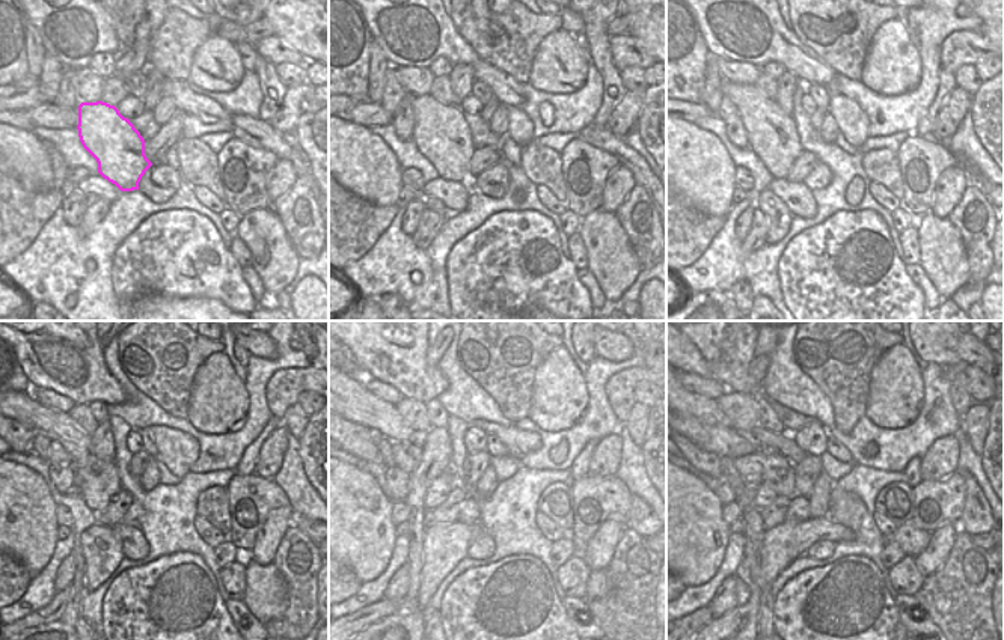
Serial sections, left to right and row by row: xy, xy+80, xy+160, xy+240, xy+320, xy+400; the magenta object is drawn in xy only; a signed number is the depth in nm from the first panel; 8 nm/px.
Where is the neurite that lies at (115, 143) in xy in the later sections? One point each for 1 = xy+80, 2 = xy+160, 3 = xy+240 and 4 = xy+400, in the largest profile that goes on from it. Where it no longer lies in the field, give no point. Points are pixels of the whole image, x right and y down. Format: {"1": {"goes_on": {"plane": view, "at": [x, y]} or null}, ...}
{"1": {"goes_on": {"plane": "xy+80", "at": [442, 136]}}, "2": {"goes_on": {"plane": "xy+160", "at": [772, 136]}}, "3": {"goes_on": {"plane": "xy+240", "at": [56, 425]}}, "4": {"goes_on": {"plane": "xy+400", "at": [706, 410]}}}

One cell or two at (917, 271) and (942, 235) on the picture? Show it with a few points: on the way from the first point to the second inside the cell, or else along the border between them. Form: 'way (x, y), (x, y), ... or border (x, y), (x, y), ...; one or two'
border (917, 264), (941, 295); two

